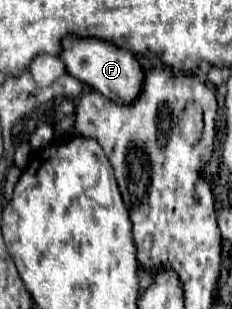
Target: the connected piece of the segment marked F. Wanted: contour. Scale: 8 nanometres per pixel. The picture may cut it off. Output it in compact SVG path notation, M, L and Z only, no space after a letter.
M67 36L63 40L63 52L61 52L59 58L65 62L71 76L79 78L81 82L85 82L87 86L91 86L93 90L101 92L105 98L109 98L117 104L133 102L143 88L145 74L143 74L139 60L129 50L117 48L109 42L103 42L103 40L97 40L97 38Z

